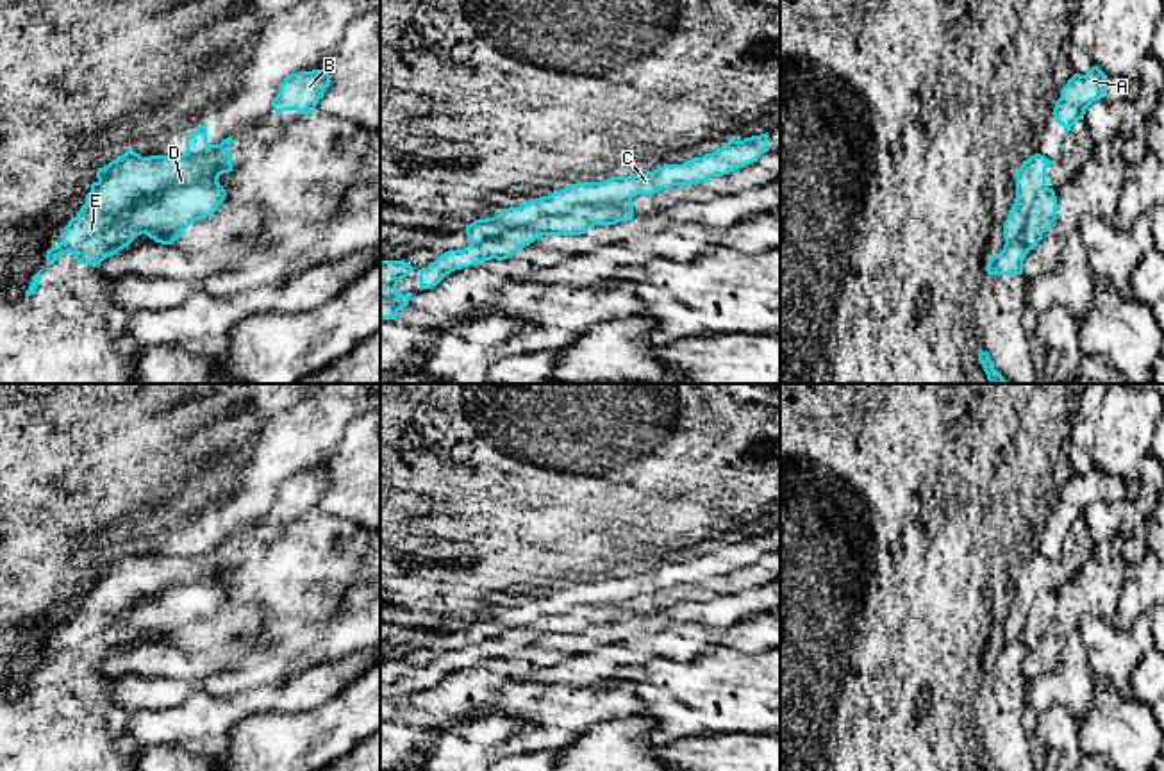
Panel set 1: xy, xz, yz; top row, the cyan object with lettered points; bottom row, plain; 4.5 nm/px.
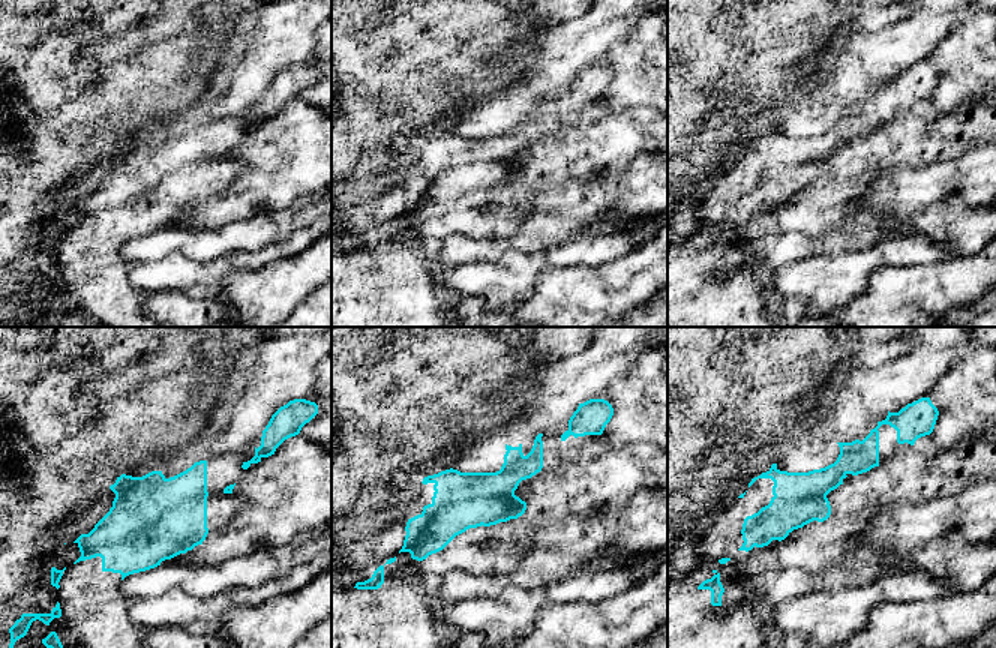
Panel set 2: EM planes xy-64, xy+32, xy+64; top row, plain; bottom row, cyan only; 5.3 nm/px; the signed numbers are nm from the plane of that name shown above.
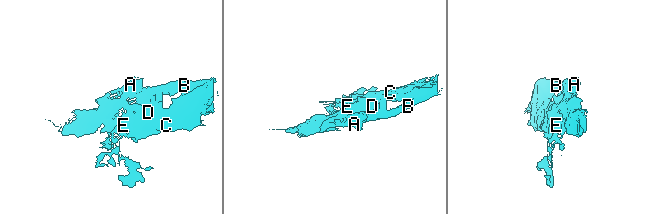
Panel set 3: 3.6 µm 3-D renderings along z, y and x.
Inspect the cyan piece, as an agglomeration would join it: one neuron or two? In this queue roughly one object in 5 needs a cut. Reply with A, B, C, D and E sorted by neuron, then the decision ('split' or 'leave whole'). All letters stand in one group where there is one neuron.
groups A B C D E; leave whole

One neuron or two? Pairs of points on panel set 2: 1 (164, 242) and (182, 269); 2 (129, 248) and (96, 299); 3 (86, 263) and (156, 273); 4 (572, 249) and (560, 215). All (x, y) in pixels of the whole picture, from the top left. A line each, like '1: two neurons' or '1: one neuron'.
1: two neurons
2: two neurons
3: two neurons
4: two neurons

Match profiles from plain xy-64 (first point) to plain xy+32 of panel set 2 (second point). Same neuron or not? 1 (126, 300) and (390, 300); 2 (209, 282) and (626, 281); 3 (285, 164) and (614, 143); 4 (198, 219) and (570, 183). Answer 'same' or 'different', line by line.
1: same
2: different
3: same
4: different

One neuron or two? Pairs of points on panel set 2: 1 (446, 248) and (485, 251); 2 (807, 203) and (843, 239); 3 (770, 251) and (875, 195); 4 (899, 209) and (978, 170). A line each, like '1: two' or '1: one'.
1: one
2: two
3: one
4: one

